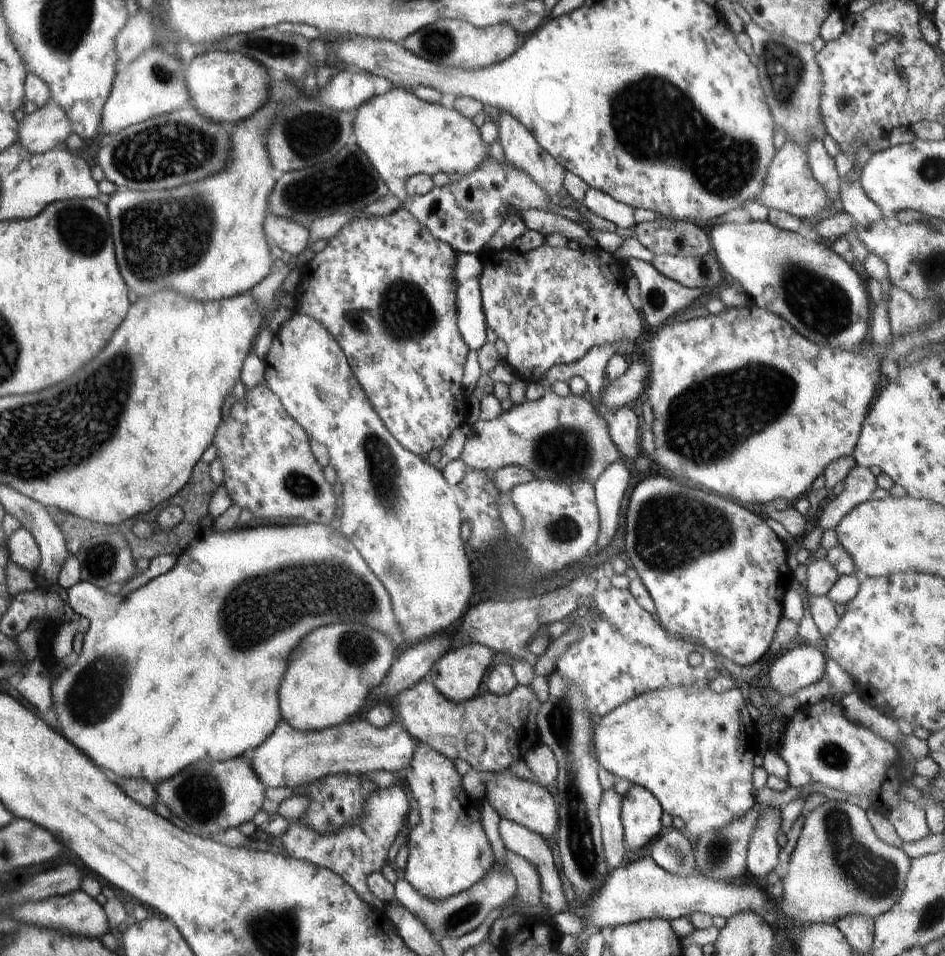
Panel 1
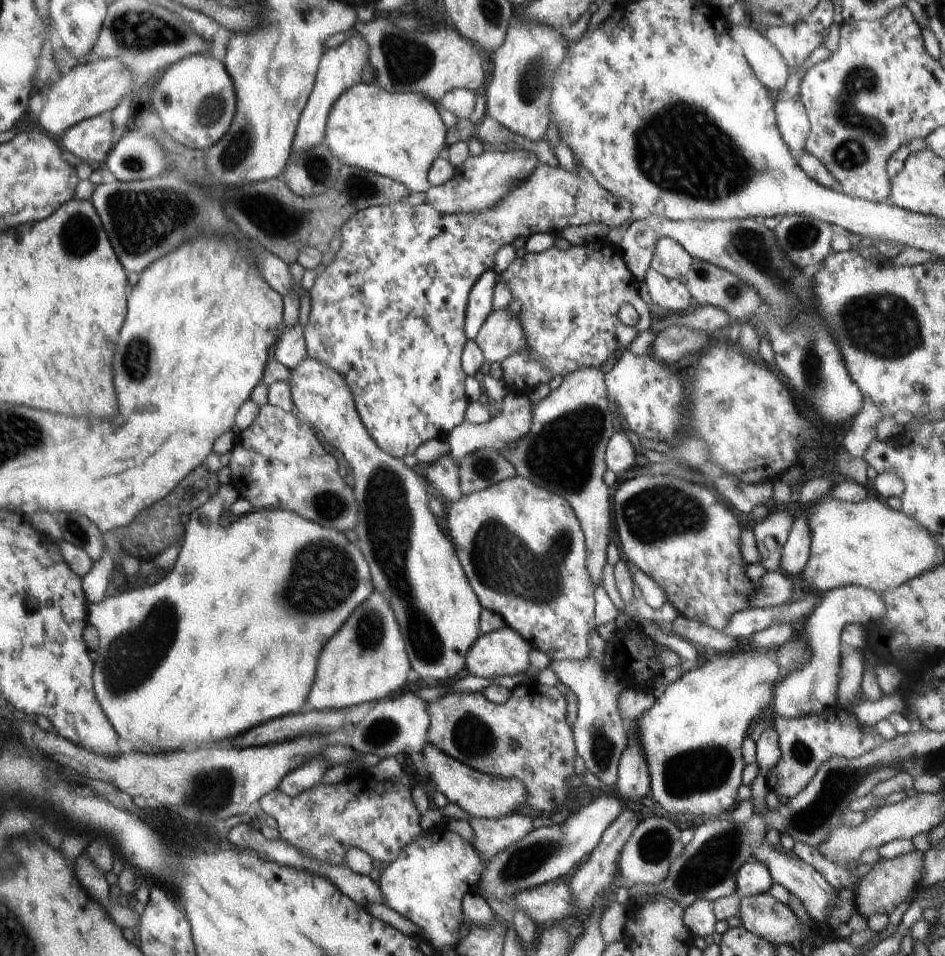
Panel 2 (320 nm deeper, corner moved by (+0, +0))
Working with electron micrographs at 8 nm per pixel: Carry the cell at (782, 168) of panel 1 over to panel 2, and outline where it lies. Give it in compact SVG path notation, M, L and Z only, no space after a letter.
M798 97L776 99L774 112L782 140L797 158L805 150L806 139L811 131L809 118Z

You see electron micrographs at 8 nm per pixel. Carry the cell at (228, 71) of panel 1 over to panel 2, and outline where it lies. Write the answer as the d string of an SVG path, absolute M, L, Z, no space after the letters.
M195 54L171 64L156 80L152 102L163 129L174 142L199 151L208 150L228 132L236 110L236 92L222 62Z

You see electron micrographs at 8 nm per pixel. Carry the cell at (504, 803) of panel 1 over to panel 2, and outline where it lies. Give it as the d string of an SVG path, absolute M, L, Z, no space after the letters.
M426 742L422 749L424 766L429 781L433 782L430 791L440 791L447 800L456 804L470 817L493 819L513 813L517 806L527 805L525 802L527 790L516 779L494 778L492 775L474 770L459 760L448 756L442 749Z

